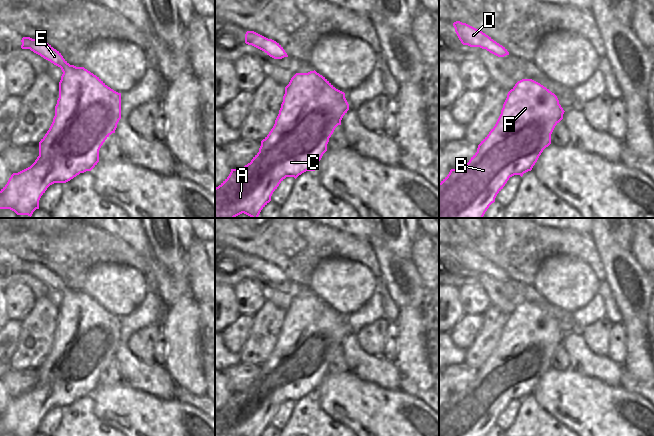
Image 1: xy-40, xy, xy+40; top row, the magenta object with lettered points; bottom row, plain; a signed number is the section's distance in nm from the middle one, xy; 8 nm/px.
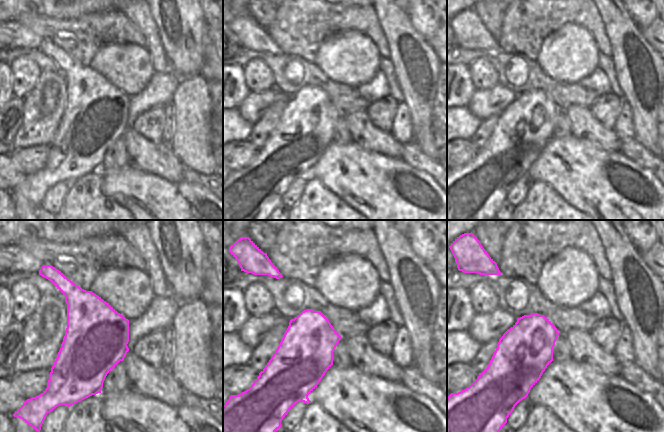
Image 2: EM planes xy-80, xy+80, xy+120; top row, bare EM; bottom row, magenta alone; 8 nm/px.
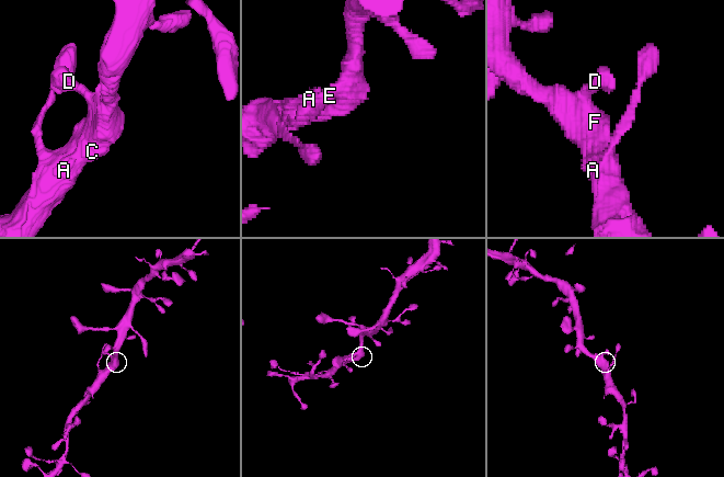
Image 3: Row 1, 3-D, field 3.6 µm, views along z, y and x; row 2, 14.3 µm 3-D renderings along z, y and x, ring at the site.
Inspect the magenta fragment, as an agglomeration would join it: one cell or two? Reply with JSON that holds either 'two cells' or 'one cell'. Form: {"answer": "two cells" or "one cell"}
{"answer": "one cell"}

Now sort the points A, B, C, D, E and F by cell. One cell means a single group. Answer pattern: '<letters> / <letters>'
A B C D E F

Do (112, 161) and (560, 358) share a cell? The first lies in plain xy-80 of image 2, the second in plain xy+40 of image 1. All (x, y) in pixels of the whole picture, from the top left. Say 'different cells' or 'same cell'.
same cell

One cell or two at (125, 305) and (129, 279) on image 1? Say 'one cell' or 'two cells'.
one cell

